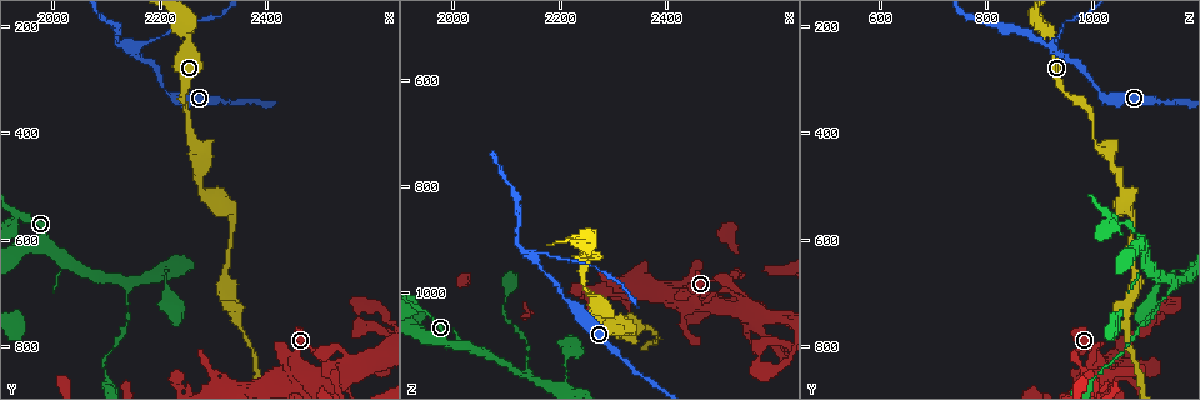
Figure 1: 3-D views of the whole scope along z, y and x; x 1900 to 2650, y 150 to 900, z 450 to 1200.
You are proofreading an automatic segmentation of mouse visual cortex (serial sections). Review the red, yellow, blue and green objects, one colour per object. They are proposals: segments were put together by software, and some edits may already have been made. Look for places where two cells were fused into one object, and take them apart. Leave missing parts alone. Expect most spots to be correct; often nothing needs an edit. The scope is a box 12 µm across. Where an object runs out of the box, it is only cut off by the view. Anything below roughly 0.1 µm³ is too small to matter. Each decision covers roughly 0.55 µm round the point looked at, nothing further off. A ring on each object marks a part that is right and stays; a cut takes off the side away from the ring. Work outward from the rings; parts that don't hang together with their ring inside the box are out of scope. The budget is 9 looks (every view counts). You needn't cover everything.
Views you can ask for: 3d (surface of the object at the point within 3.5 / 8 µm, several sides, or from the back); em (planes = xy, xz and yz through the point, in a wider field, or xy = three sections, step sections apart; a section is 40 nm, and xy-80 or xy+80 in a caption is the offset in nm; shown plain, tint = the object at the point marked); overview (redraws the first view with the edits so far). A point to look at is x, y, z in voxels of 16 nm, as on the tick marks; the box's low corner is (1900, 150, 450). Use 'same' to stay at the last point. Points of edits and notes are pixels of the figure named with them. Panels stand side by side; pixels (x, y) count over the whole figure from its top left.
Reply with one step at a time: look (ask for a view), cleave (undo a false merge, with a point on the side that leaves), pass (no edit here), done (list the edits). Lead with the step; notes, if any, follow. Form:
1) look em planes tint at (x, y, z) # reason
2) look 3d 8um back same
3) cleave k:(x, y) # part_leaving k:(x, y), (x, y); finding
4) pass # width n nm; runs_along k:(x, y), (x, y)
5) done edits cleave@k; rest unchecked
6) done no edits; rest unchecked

look 3d 8um at (2130, 685, 1155) # side arm on a straight run

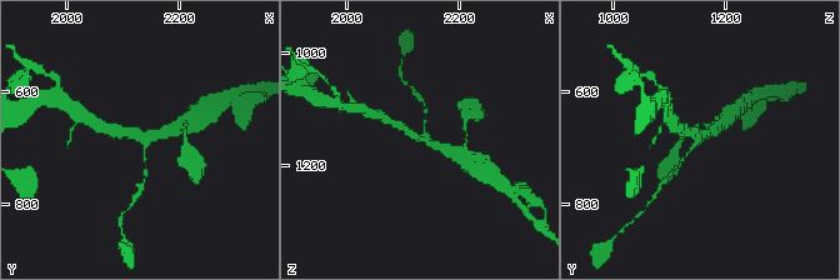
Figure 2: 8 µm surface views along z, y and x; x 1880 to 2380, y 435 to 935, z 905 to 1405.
look 3d 3.5um at (2135, 685, 1150) # zoom in

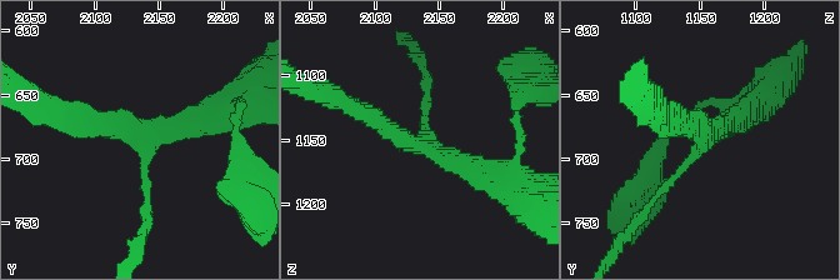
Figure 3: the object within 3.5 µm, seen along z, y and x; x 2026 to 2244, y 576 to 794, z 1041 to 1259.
look em xy step 3 tint at (2132, 682, 1152) # arms 3; arm_widths 150, 250, 250 nm; shape alone is not enough

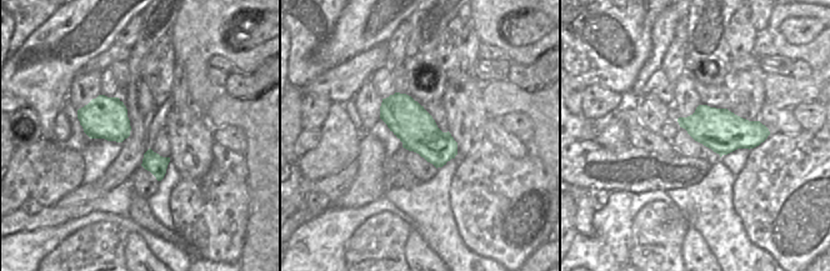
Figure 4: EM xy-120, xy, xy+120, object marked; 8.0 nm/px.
pass # runs_along 3:(348, 106), (489, 180); one cell here

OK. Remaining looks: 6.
look 3d 8um at (2145, 250, 940) # three arms meet

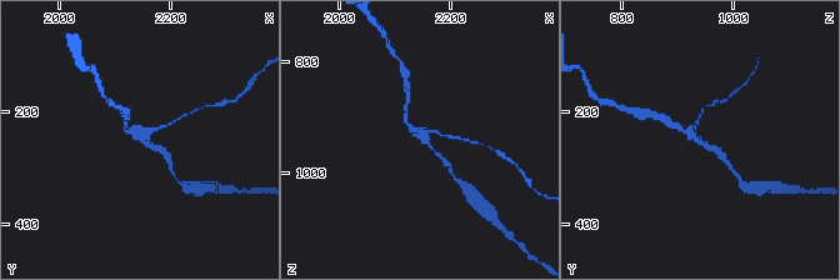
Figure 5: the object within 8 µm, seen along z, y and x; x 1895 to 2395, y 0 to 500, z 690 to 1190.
look 3d 3.5um at (2150, 245, 930) # zoom in

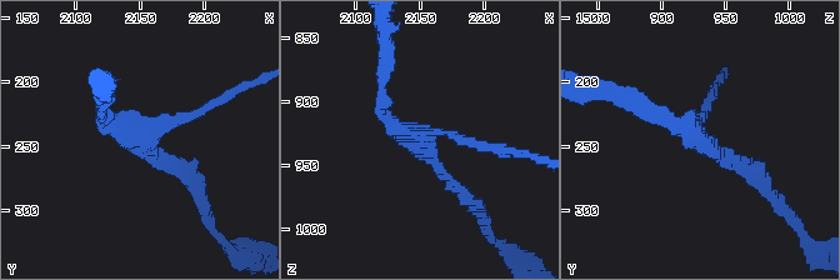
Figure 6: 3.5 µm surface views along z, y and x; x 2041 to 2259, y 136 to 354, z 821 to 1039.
look em xy step 1 tint at (2150, 246, 932) # arms 3; arm_widths 150, 200, 200 nm

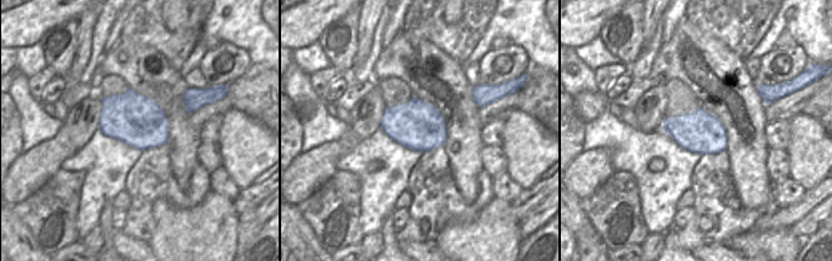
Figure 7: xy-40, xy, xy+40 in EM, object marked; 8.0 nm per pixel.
pass # runs_along 6:(466, 199), (381, 113), (381, 86); all the same cell

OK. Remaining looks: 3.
look 3d 3.5um back at (2455, 845, 1010) # arms run side by side

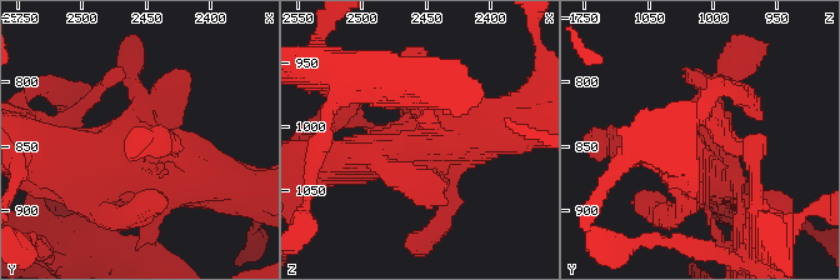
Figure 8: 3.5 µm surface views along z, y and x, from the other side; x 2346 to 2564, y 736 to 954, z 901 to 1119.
look em planes tint same # shape alone is not enough

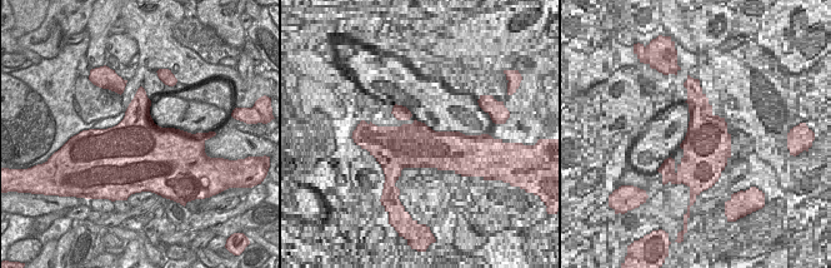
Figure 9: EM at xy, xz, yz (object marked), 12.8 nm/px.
look em xy step 2 tint same

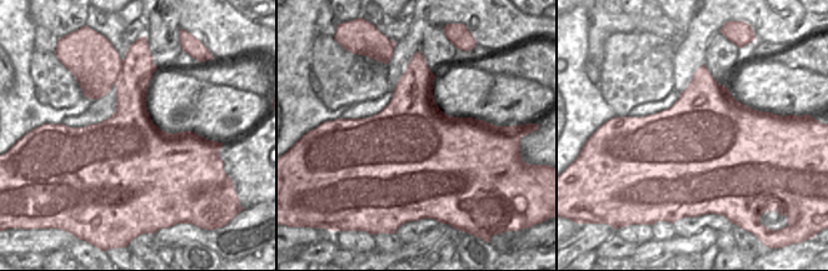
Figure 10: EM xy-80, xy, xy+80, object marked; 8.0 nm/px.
pass # runs_along 8:(130, 66), (141, 139), (69, 150); all the same cell

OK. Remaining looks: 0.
done no edits; rest unchecked

